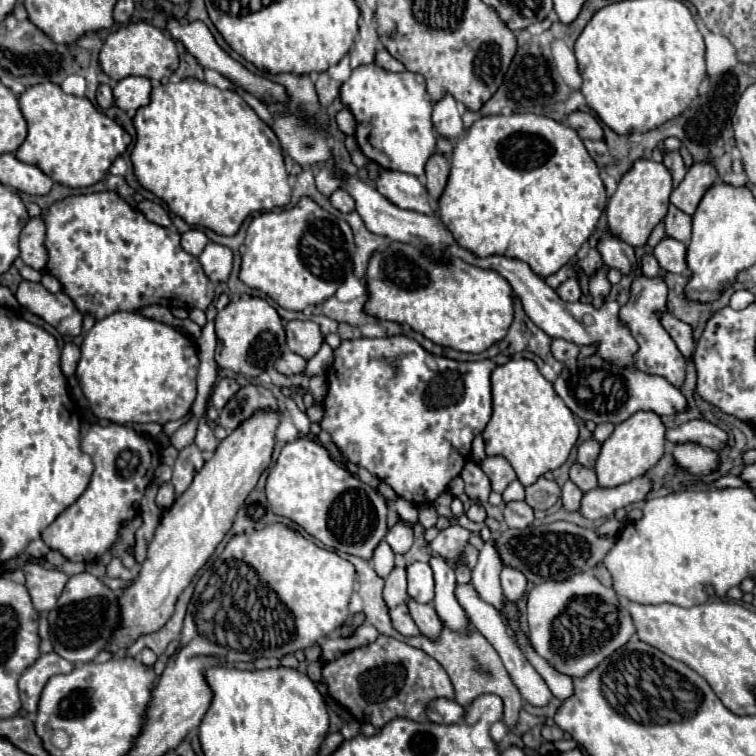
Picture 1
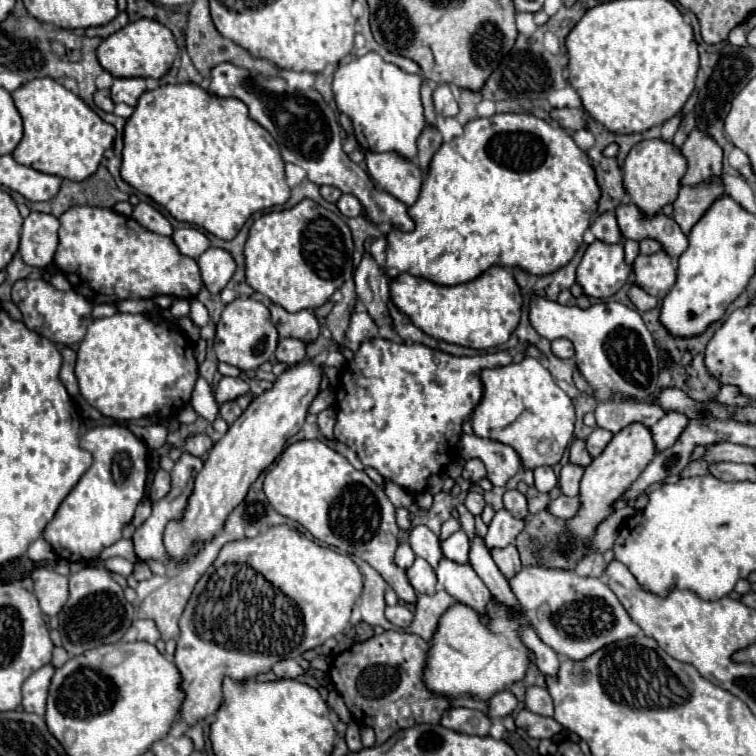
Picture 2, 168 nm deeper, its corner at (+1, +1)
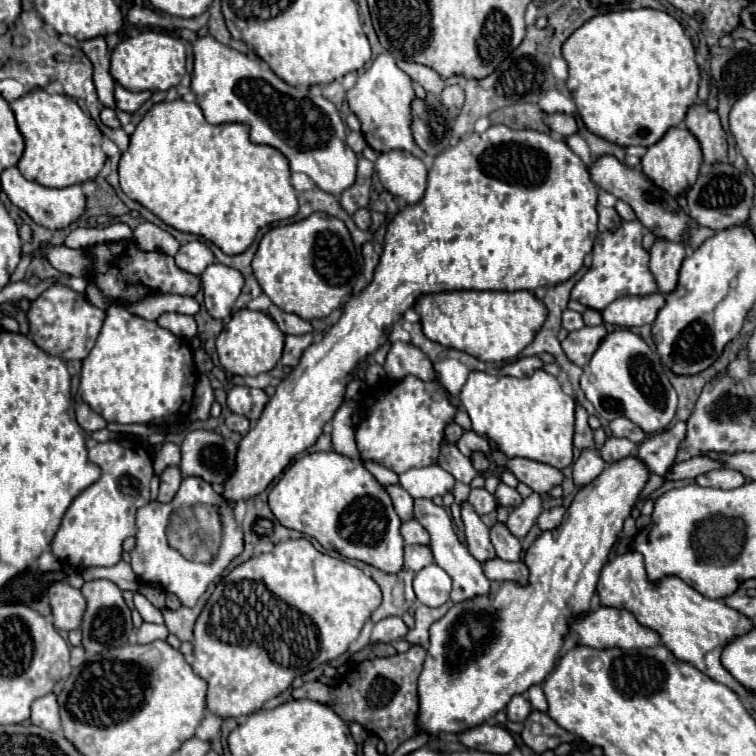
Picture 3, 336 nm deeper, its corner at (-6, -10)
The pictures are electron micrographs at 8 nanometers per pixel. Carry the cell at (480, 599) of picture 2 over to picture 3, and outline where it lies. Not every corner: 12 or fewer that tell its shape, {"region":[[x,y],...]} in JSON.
{"region":[[414,499],[414,517],[430,533],[436,565],[452,577],[460,603],[490,587],[480,561],[432,499]]}

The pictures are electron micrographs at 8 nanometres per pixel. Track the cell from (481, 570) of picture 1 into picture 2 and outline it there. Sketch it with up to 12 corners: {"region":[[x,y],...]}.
{"region":[[499,510],[483,538],[489,550],[513,544],[523,520]]}

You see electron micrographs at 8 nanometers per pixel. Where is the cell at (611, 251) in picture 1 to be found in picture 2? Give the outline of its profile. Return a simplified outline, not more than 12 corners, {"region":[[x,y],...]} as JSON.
{"region":[[613,212],[599,214],[591,232],[605,244],[623,242]]}

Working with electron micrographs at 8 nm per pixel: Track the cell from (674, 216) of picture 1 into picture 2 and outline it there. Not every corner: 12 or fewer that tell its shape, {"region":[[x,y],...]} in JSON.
{"region":[[713,180],[681,188],[673,220],[689,234],[705,210],[723,196]]}

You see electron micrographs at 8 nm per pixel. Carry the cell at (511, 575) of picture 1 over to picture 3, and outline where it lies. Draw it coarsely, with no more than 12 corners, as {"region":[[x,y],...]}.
{"region":[[494,523],[490,539],[496,555],[516,561],[522,555],[518,537],[506,523]]}

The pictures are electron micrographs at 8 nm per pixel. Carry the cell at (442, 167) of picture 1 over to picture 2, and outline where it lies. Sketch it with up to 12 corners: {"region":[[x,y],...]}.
{"region":[[427,126],[417,140],[417,162],[429,170],[443,140],[437,128]]}

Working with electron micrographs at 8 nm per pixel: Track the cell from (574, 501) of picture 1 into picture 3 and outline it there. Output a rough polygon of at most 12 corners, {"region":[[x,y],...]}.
{"region":[[584,449],[574,461],[574,483],[588,485],[606,463],[600,449]]}

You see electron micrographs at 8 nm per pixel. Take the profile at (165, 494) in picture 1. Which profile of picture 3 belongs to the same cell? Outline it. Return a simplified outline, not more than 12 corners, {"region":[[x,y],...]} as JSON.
{"region":[[166,467],[160,475],[158,501],[168,503],[182,481],[180,467]]}

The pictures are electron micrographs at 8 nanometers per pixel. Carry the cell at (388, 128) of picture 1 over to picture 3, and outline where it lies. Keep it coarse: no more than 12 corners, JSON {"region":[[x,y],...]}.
{"region":[[390,53],[346,91],[374,151],[426,153],[410,131],[410,77]]}

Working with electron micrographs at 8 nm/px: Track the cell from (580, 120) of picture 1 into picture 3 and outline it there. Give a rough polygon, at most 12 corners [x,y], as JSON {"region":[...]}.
{"region":[[566,113],[544,115],[544,123],[558,135],[578,131],[576,119]]}

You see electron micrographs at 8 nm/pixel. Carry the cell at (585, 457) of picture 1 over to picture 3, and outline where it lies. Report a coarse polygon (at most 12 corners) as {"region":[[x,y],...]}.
{"region":[[608,437],[600,455],[606,463],[616,463],[634,455],[636,443]]}

